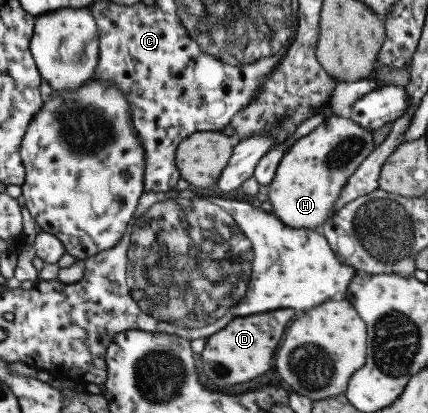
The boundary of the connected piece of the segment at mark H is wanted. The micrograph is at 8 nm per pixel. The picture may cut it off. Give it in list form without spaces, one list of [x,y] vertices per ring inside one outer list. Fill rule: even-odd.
[[[347,116],[326,117],[321,124],[318,124],[311,132],[298,138],[280,158],[276,166],[273,179],[268,187],[267,201],[273,207],[272,214],[283,224],[291,228],[308,228],[319,230],[319,226],[333,214],[332,206],[338,197],[340,190],[347,184],[349,176],[360,165],[374,148],[371,140],[371,133],[366,128],[361,128]]]

